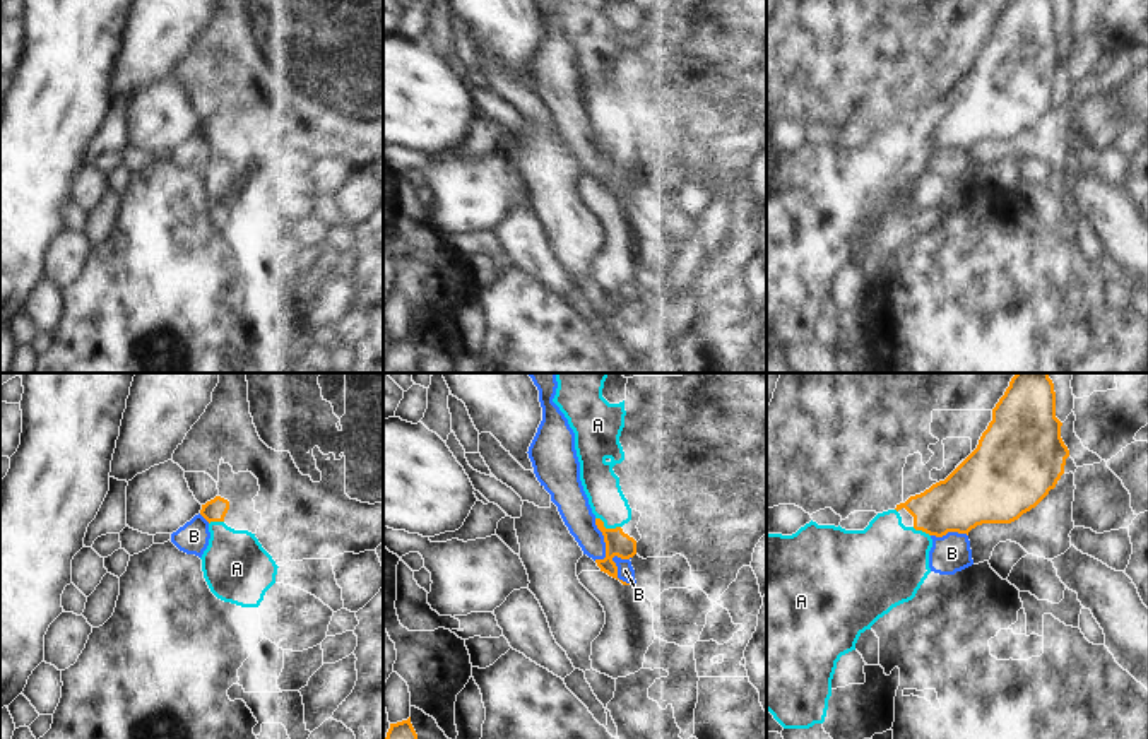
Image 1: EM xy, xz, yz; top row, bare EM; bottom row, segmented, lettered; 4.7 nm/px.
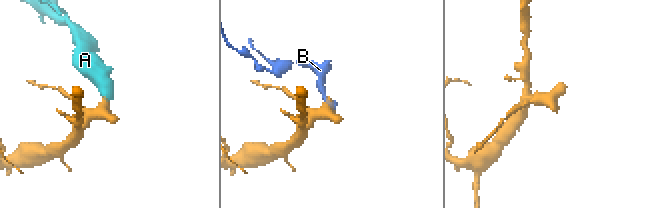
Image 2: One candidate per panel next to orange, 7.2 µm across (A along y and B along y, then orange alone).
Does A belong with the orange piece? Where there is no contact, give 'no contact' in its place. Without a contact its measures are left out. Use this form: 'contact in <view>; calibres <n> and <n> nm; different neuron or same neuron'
contact in xz; calibres 120 and 170 nm; same neuron

